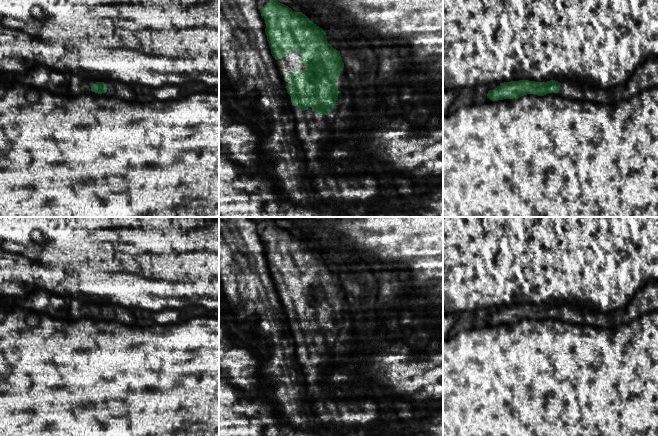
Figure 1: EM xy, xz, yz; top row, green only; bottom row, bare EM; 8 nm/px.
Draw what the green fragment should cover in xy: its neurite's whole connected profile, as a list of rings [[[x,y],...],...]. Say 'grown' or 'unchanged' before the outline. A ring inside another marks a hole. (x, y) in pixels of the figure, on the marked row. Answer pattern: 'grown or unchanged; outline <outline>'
grown; outline [[[96,82],[91,86],[91,91],[102,94],[107,92],[112,96],[124,96],[128,90],[128,86],[125,84],[120,84],[118,82],[111,82],[109,84],[105,84],[104,82]]]

